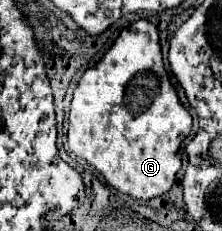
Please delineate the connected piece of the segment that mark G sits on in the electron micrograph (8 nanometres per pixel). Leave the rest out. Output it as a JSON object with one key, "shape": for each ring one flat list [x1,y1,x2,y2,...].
{"shape":[[140,19,124,28,102,61,82,75,74,89,68,123,69,149,102,173,108,185,116,191,124,191,139,200,149,200,160,197,176,183,176,173,180,171,180,145,190,135,192,117,170,83,162,61,158,31,150,21]]}

